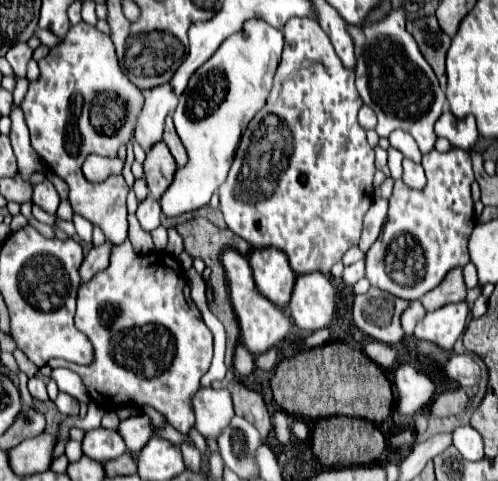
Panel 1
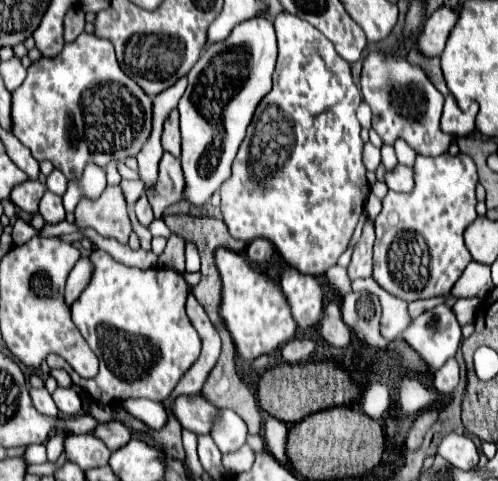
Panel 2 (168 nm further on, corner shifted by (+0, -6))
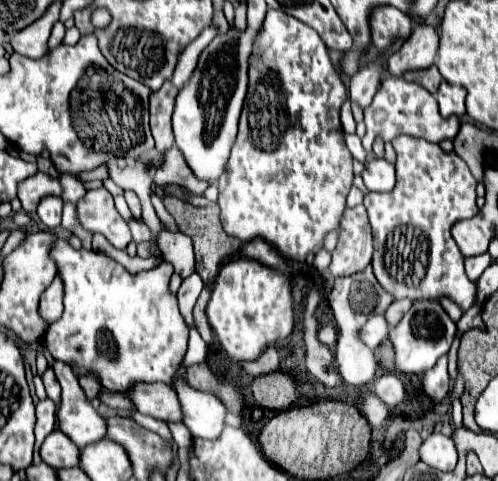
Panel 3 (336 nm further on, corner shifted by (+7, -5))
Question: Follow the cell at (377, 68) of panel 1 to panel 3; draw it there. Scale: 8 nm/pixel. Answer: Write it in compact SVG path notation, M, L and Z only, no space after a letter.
M391 77L381 81L381 87L375 93L373 103L365 109L365 125L367 133L363 137L363 147L369 157L373 157L371 145L377 135L383 137L383 141L391 141L397 135L411 135L411 137L423 137L431 143L441 143L443 139L453 139L459 131L459 117L443 119L437 107L437 99L425 91L423 87L409 83L399 77Z

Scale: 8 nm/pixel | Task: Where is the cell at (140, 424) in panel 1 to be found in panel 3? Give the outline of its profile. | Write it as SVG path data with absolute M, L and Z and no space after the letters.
M41 344L41 346L48 365L57 371L57 379L63 389L61 405L57 411L59 429L77 447L85 447L89 443L95 443L97 439L103 439L105 437L105 421L99 417L99 413L91 405L91 401L85 397L73 369L63 361L55 361L46 349L46 344Z

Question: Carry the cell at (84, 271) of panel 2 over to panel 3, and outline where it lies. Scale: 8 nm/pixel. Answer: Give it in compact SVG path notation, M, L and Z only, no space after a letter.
M55 277L53 283L47 287L47 291L41 295L39 313L47 325L55 323L61 317L61 313L63 313L63 283L59 277Z

